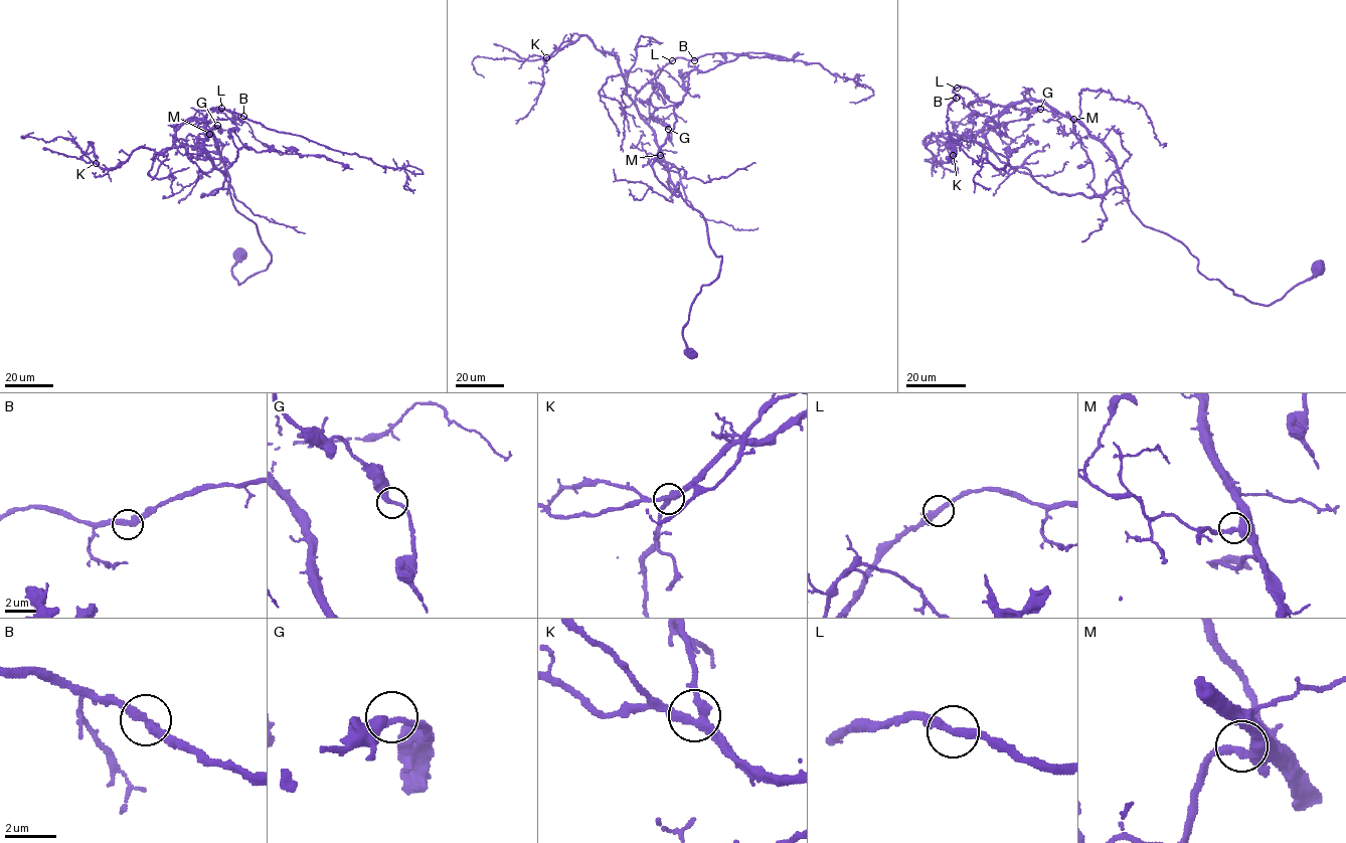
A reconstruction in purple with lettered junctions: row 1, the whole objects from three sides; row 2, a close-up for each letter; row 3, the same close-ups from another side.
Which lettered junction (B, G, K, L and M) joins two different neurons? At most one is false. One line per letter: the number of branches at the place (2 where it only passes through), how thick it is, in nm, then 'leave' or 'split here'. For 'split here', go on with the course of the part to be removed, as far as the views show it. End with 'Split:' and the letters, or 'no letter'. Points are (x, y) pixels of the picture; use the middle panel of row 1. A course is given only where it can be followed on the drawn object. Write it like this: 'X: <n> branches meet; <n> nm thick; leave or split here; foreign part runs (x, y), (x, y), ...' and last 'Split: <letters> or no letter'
B: 2 branches meet; 340 nm thick; leave
G: 2 branches meet; 280 nm thick; leave
K: 3 branches meet; 320 nm thick; leave
L: 2 branches meet; 300 nm thick; leave
M: 2 branches meet; 480 nm thick; leave
Split: no letter

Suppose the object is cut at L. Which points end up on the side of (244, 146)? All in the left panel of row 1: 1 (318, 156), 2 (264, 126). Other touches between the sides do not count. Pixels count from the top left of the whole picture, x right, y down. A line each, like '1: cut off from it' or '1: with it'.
1: with it
2: cut off from it

